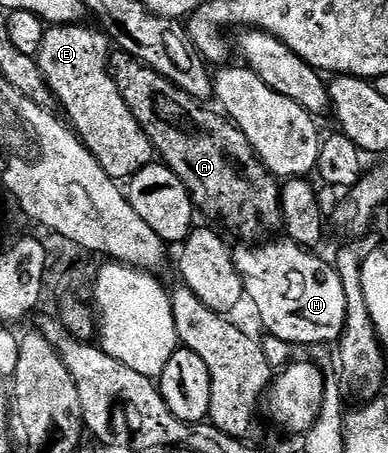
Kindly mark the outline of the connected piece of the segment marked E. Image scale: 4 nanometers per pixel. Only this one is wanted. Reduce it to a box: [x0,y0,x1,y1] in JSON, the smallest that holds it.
[38,23,154,183]

